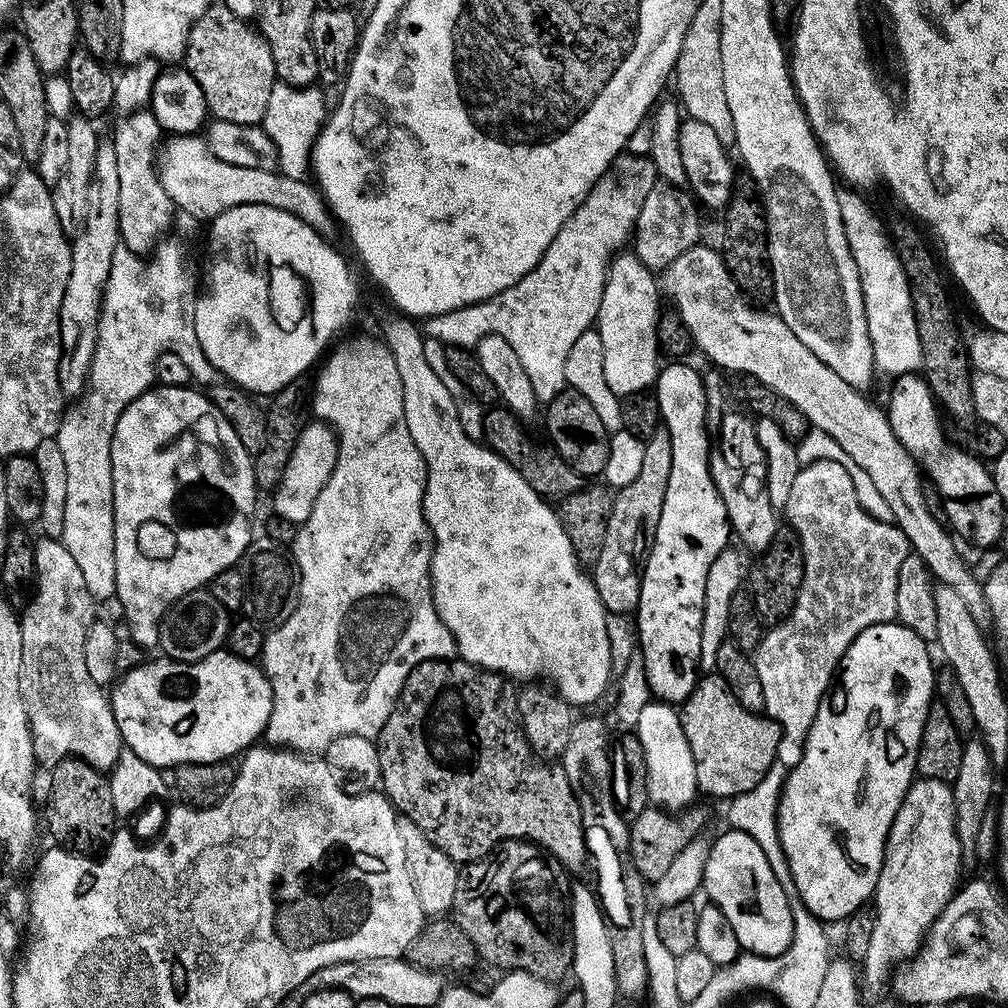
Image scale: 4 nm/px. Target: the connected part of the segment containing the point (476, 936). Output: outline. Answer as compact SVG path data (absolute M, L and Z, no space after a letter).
M506 840L481 860L460 868L451 915L474 942L483 963L529 972L549 982L560 982L571 973L570 876L561 868L529 840Z

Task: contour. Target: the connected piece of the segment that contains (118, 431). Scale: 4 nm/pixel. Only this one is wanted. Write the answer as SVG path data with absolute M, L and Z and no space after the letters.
M163 386L149 387L118 418L112 435L110 446L110 466L112 467L112 489L114 490L114 570L116 571L116 595L124 607L124 616L128 619L127 635L139 648L145 650L155 649L160 642L160 621L168 612L168 607L175 600L182 598L187 592L195 588L208 586L213 578L227 568L233 567L244 555L248 543L254 538L252 532L252 515L256 512L256 496L258 489L255 482L255 466L253 453L238 442L238 434L234 434L234 426L222 418L218 409L208 401L203 391L192 386L183 388L166 388Z

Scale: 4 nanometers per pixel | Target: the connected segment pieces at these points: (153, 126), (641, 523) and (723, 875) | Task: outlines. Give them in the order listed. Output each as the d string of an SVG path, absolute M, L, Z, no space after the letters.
M150 110L133 112L125 115L116 128L116 137L111 137L114 154L118 162L118 218L120 219L120 237L123 247L137 254L148 254L165 239L168 227L172 224L174 205L166 190L162 188L158 171L158 149L161 147L162 129Z
M658 426L644 440L638 478L615 493L605 540L594 567L598 598L609 614L632 614L638 606L640 580L644 576L652 543L656 541L658 518L662 518L662 502L666 502L666 486L670 486L670 465L673 462L674 446L670 446L668 429Z
M727 830L720 837L715 837L712 840L712 849L710 854L706 858L706 870L704 871L704 883L702 885L703 895L708 895L707 899L713 904L717 904L722 910L722 914L726 914L726 922L730 922L730 926L734 929L734 934L738 938L741 949L745 953L753 956L781 956L790 946L792 941L792 935L794 934L794 918L791 916L791 901L788 900L786 892L783 886L778 882L777 875L771 870L770 864L766 860L766 856L762 852L762 847L758 846L757 842L754 842L754 838L748 833L737 830Z

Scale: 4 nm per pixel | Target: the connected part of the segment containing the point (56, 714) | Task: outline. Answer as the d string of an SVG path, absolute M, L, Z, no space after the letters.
M47 538L37 539L35 541L35 553L36 574L34 591L31 593L30 599L27 601L27 605L20 616L20 629L22 630L22 678L20 679L20 689L22 690L22 702L26 706L28 725L32 731L37 765L44 766L45 764L45 766L51 766L62 762L68 756L77 756L79 760L84 760L91 768L111 770L114 768L122 749L118 722L114 718L114 710L112 709L109 693L105 691L101 684L94 682L94 678L90 678L90 674L86 670L86 662L82 658L82 646L86 646L86 630L90 630L94 619L94 613L92 613L92 607L94 607L92 595L90 594L90 590L86 590L86 582L82 578L82 569L79 568L78 562L74 562L74 557L71 556L70 550L66 550L66 546L61 541L49 540Z

